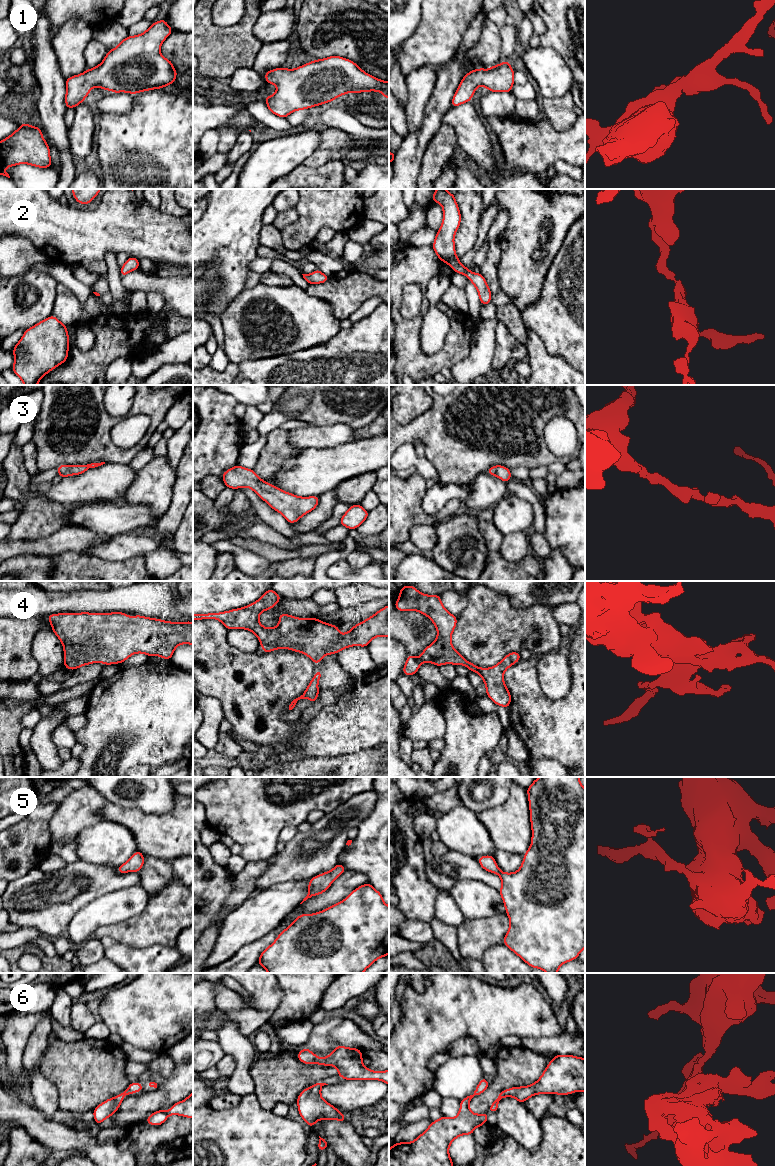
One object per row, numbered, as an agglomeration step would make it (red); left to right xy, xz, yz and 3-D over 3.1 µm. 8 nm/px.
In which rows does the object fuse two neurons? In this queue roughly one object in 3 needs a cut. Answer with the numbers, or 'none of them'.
none of them

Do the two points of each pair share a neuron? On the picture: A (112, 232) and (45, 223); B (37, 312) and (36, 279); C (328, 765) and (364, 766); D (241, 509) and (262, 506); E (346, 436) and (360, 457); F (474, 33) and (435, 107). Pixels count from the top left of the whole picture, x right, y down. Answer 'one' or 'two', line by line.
A: one
B: one
C: one
D: two
E: two
F: one

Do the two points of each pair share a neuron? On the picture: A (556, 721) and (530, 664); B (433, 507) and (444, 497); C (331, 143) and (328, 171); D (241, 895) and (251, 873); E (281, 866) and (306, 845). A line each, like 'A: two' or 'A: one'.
A: one
B: one
C: two
D: one
E: one

